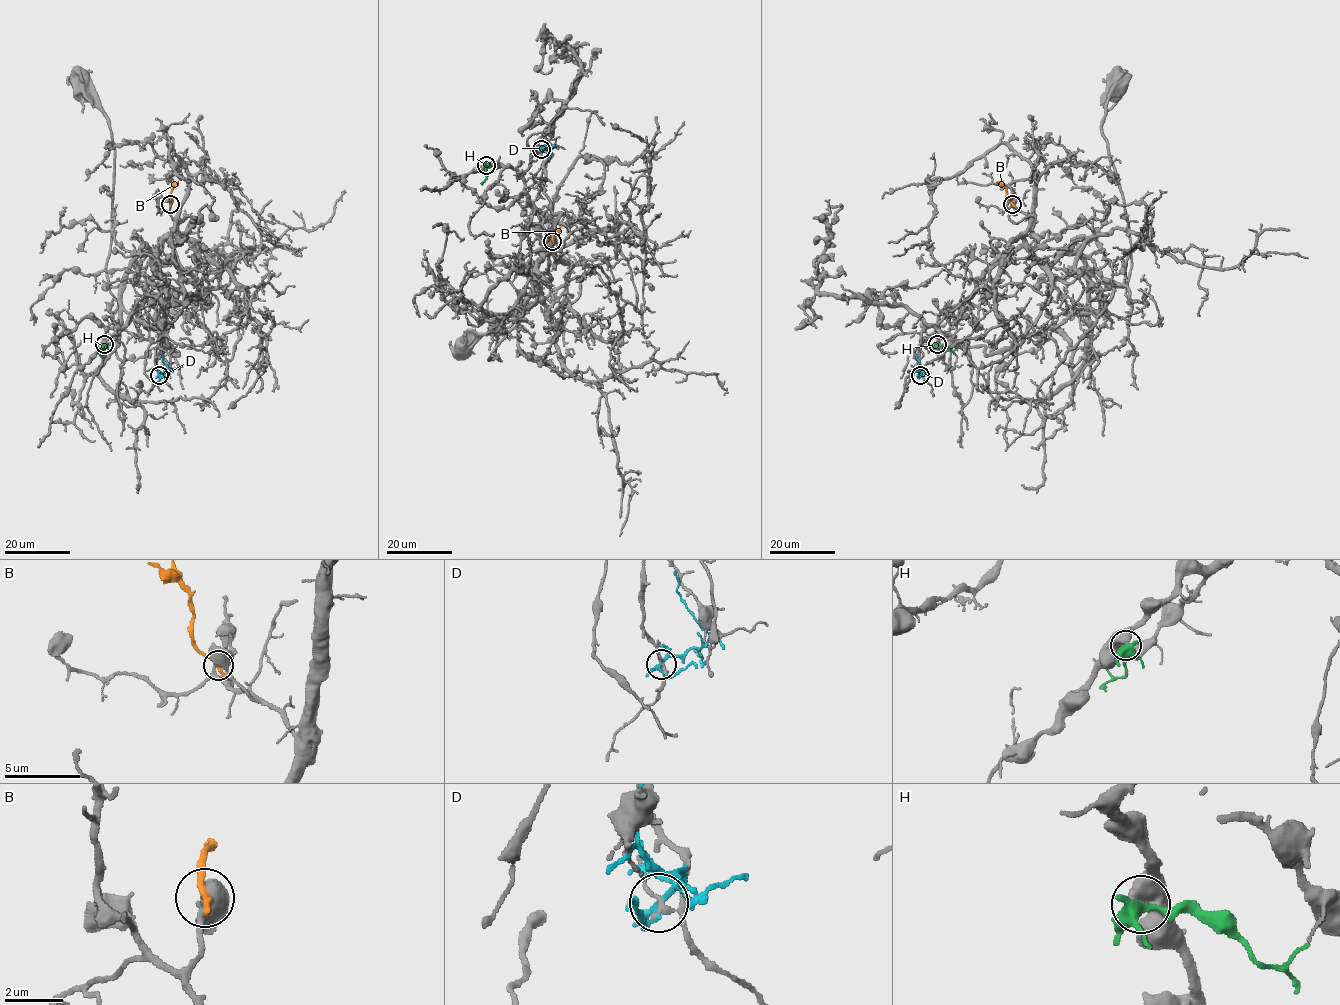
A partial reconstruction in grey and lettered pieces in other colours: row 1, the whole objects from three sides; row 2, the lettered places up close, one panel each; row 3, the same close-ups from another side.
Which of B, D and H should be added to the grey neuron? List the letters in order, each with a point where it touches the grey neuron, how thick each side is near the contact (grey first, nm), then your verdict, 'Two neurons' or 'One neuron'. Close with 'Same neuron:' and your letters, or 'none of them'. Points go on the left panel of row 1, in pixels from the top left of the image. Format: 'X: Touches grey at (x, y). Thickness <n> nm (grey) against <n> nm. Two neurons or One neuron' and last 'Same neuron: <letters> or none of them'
B: Touches grey at (170, 204). Thickness 550 nm (grey) against 280 nm. Two neurons
D: Touches grey at (159, 375). Thickness 130 nm (grey) against 170 nm. Two neurons
H: Touches grey at (104, 344). Thickness 480 nm (grey) against 380 nm. Two neurons
Same neuron: none of them

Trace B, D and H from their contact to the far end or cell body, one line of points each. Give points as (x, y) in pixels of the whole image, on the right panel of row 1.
B: (1012, 204), (1007, 199), (1006, 188), (997, 182)
D: (920, 375), (923, 372), (915, 355)
H: (937, 344), (944, 345), (951, 351), (956, 349)

